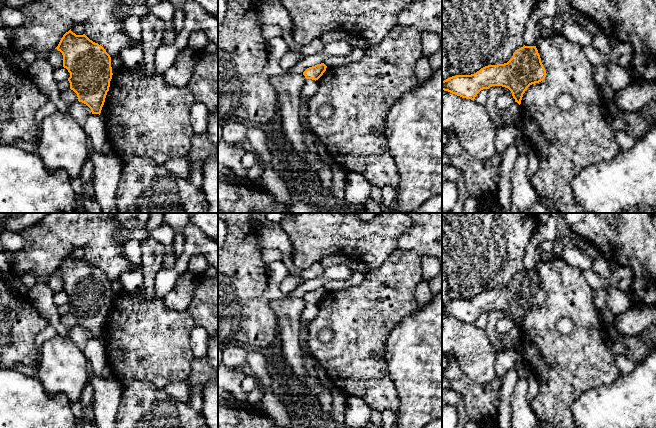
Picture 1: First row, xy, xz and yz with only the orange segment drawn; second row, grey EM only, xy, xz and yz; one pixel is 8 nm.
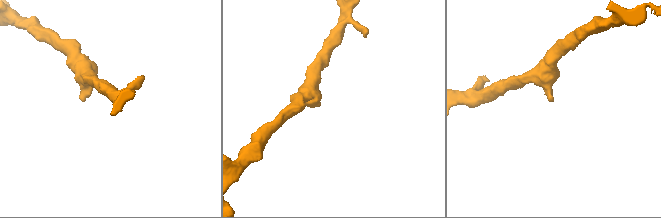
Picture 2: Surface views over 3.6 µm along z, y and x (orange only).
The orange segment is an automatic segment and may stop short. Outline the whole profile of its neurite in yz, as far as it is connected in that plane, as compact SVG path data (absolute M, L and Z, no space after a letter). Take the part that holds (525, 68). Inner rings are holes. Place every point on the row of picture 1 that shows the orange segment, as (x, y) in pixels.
M523 46L513 53L512 58L504 64L488 65L471 75L456 75L442 81L442 90L462 98L474 100L477 94L483 89L492 86L508 88L515 102L519 105L527 88L535 83L543 81L546 77L546 70L541 62L536 46Z

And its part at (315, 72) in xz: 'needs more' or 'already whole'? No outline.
already whole

